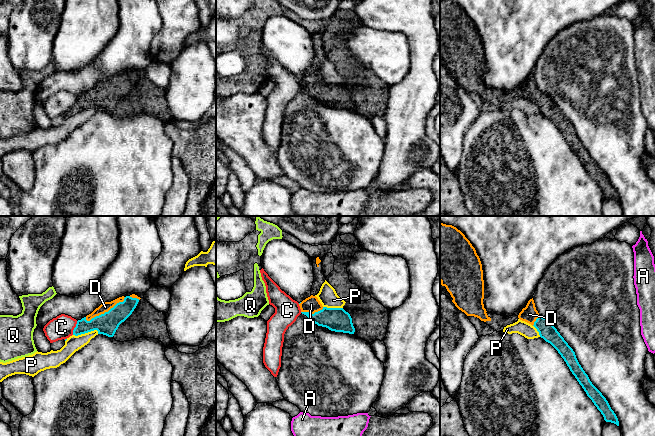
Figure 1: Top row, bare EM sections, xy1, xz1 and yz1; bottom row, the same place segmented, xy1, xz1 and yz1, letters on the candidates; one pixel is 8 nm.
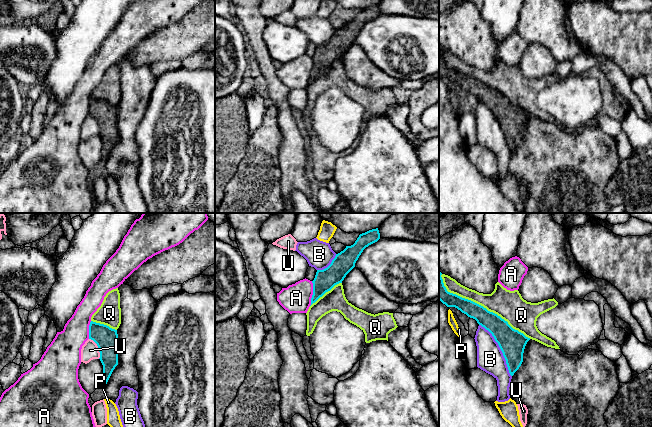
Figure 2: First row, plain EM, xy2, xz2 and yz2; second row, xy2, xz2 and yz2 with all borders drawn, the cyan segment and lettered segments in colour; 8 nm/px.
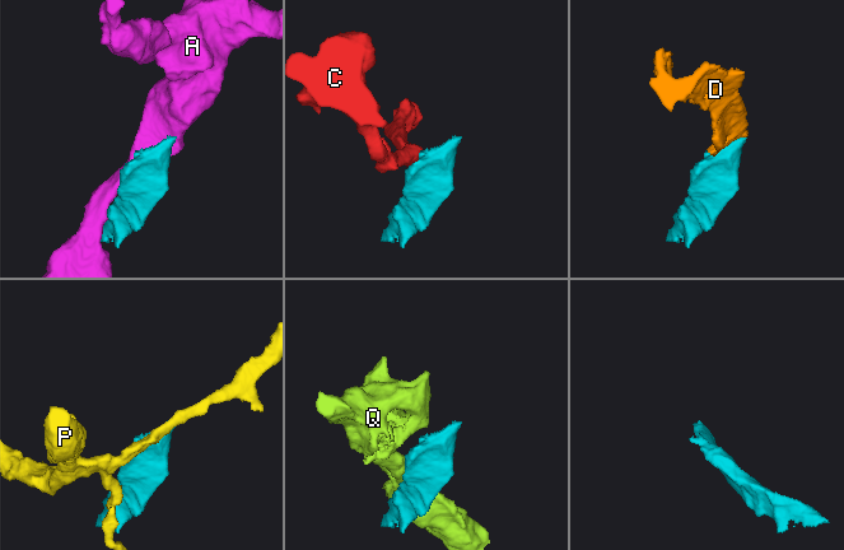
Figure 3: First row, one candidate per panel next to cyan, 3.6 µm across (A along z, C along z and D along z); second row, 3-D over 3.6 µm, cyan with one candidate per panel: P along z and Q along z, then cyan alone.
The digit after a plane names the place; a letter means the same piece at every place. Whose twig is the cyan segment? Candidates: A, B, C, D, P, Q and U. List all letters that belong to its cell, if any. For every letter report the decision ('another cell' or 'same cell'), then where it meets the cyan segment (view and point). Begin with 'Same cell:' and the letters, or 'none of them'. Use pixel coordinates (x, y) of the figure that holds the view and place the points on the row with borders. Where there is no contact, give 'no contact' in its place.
Same cell: D
A: another cell; meets cyan in xz2 at (313, 293)
B: another cell; meets cyan in yz2 at (500, 348)
C: another cell; meets cyan in xy1 at (74, 328)
D: same cell; meets cyan in xy1 at (105, 312)
P: another cell; meets cyan in xy1 at (85, 332)
Q: another cell; meets cyan in yz2 at (480, 305)
U: another cell; meets cyan in xy2 at (98, 347)

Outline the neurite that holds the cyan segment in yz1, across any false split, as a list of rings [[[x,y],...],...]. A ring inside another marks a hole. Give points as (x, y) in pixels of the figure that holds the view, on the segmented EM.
[[[533,298],[530,299],[525,308],[519,313],[518,318],[534,326],[541,338],[550,343],[566,362],[572,374],[582,386],[587,396],[592,400],[597,409],[601,412],[606,422],[619,426],[619,421],[611,409],[608,401],[602,393],[592,384],[588,375],[579,364],[575,352],[560,335],[551,322],[540,316],[536,310]]]

